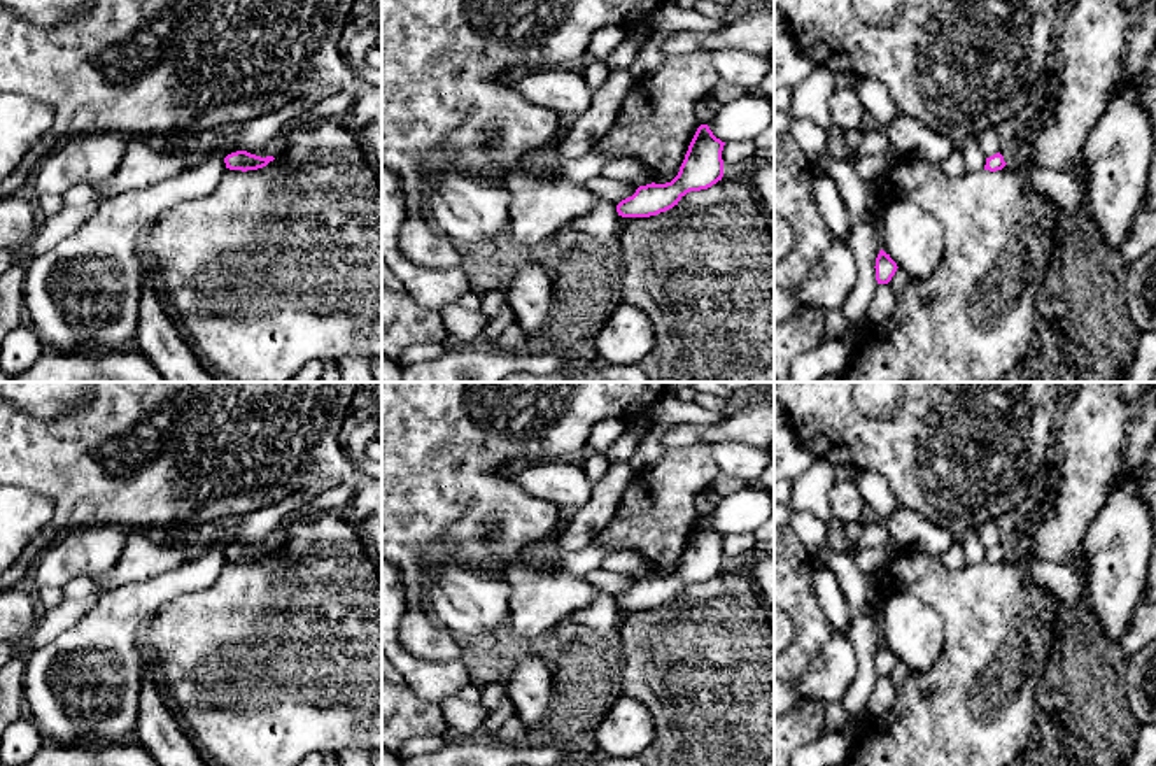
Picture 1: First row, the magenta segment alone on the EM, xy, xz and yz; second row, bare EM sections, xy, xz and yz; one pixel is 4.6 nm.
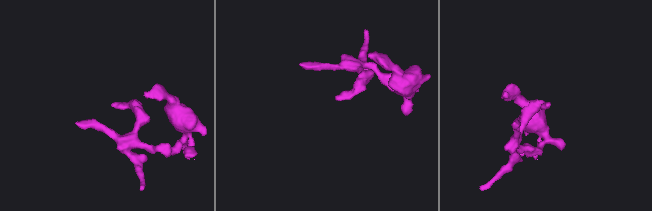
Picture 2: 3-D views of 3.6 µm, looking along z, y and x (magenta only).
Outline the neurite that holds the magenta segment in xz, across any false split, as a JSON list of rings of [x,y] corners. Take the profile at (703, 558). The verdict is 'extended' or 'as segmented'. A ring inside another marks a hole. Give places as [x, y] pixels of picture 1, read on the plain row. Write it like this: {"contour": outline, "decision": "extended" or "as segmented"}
{"contour": [[[701,517],[688,538],[678,568],[666,577],[639,578],[636,585],[617,598],[622,610],[650,610],[666,605],[690,584],[708,582],[723,570],[725,535],[716,531],[708,517]]], "decision": "as segmented"}

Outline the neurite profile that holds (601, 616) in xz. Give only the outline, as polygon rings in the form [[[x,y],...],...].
[[[601,592],[589,606],[574,610],[566,619],[590,628],[608,643],[618,661],[624,661],[624,643],[620,636],[620,610],[613,594]]]

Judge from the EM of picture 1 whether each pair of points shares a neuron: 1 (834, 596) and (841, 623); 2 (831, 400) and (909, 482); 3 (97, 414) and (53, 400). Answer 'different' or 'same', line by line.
1: same
2: same
3: different

